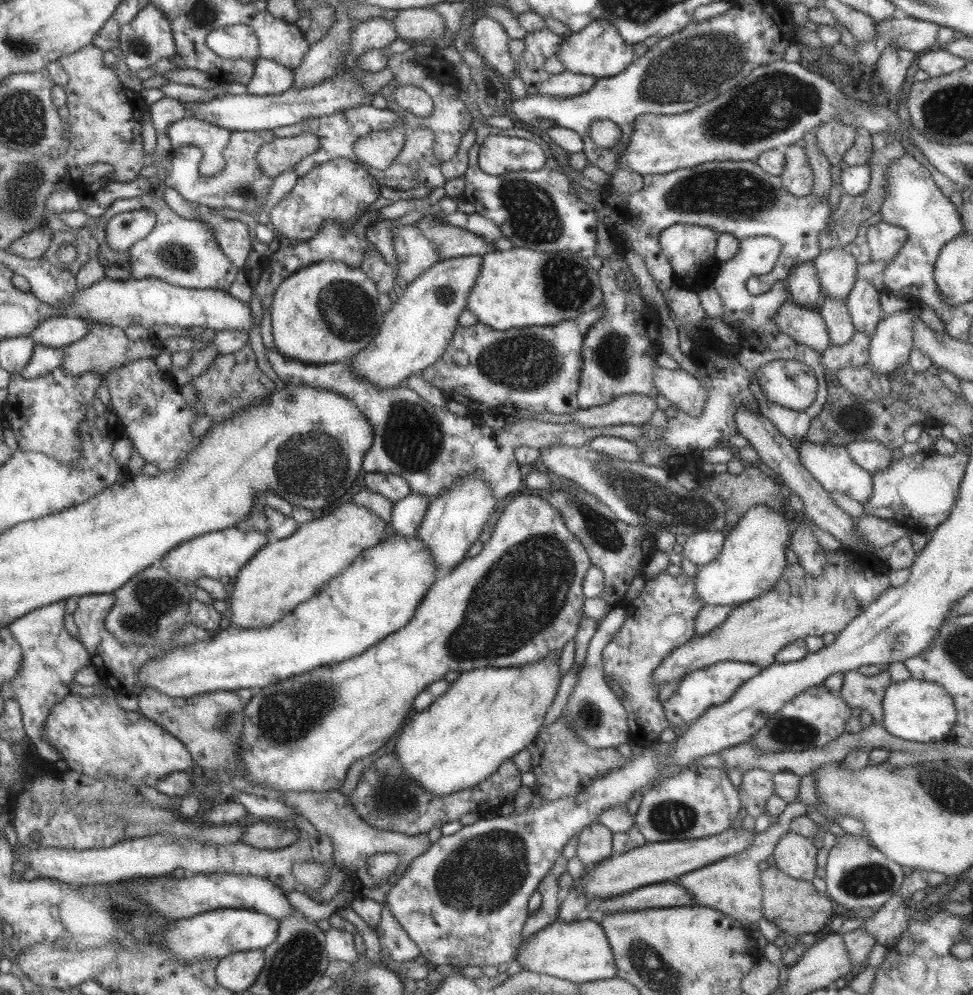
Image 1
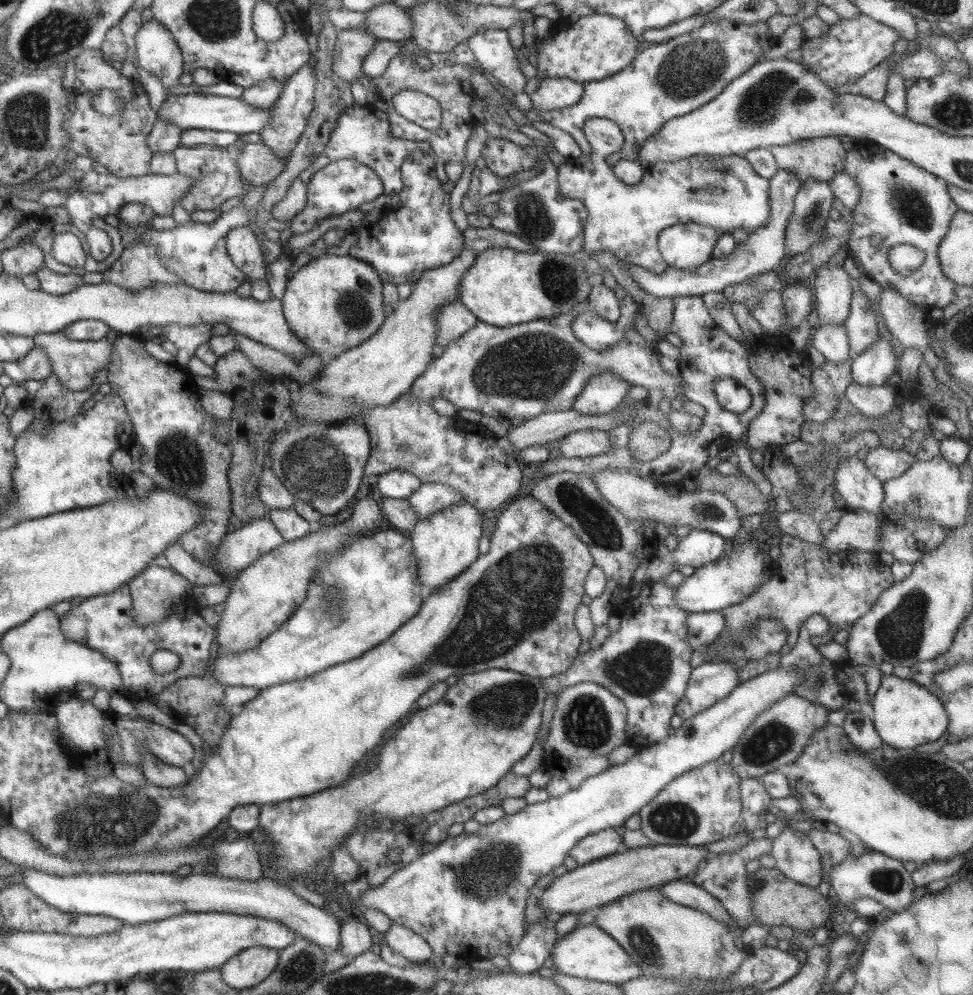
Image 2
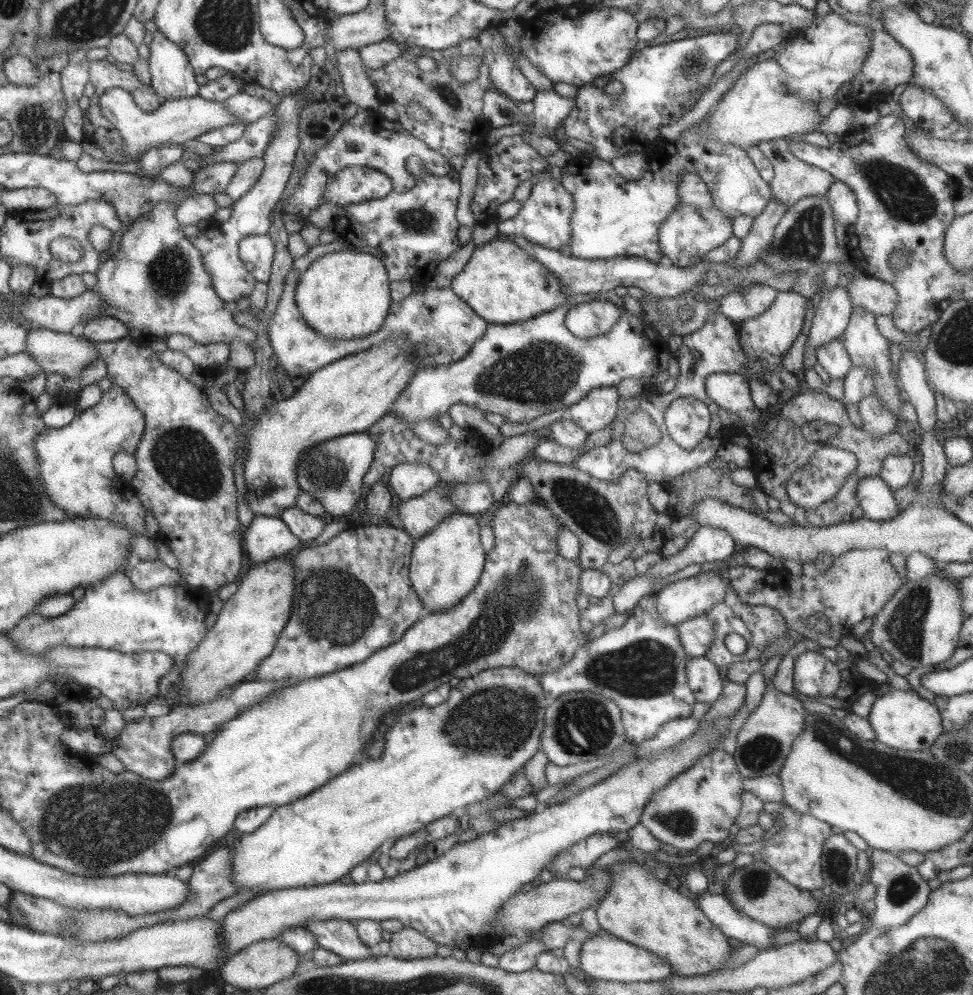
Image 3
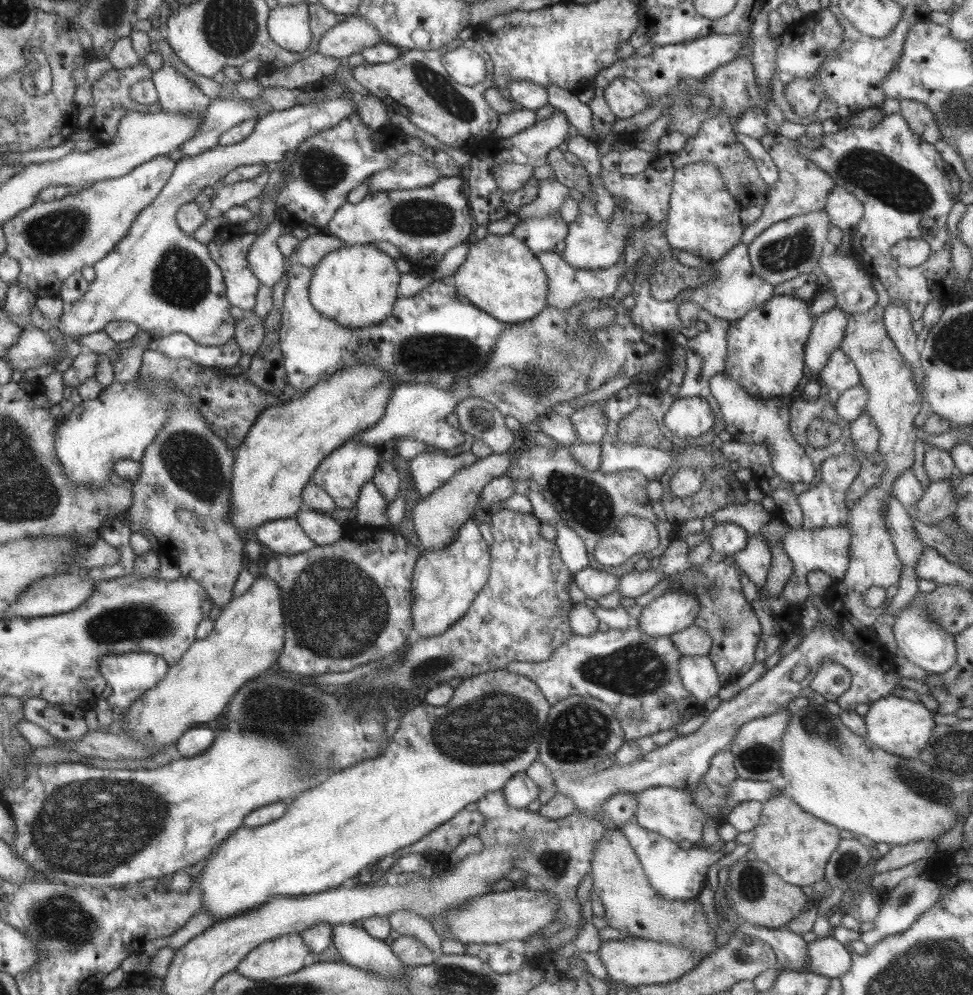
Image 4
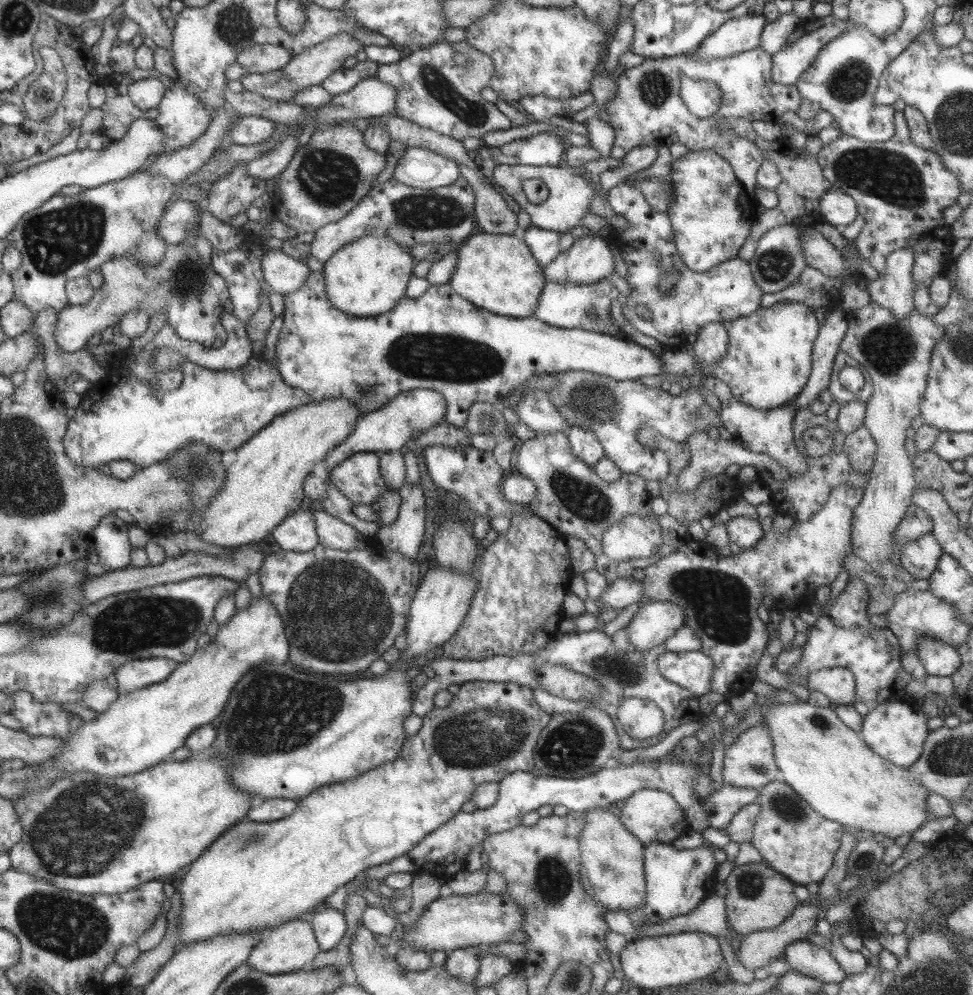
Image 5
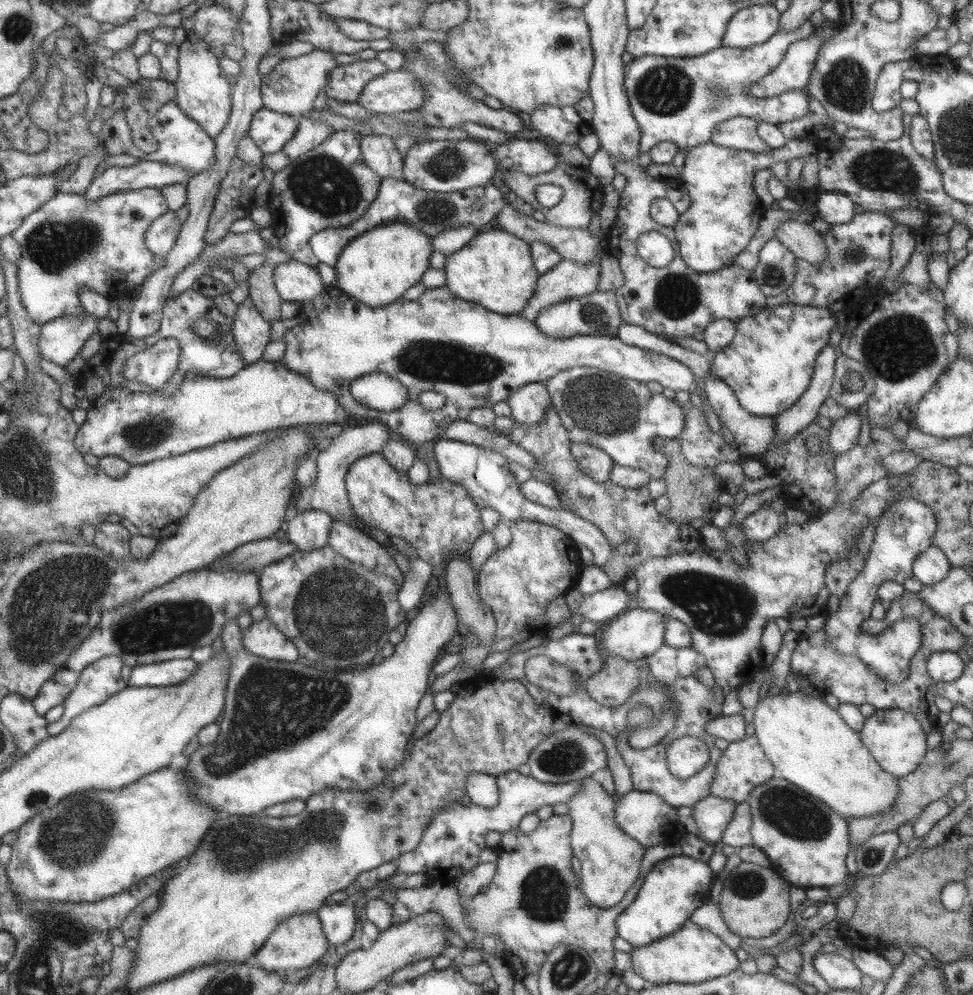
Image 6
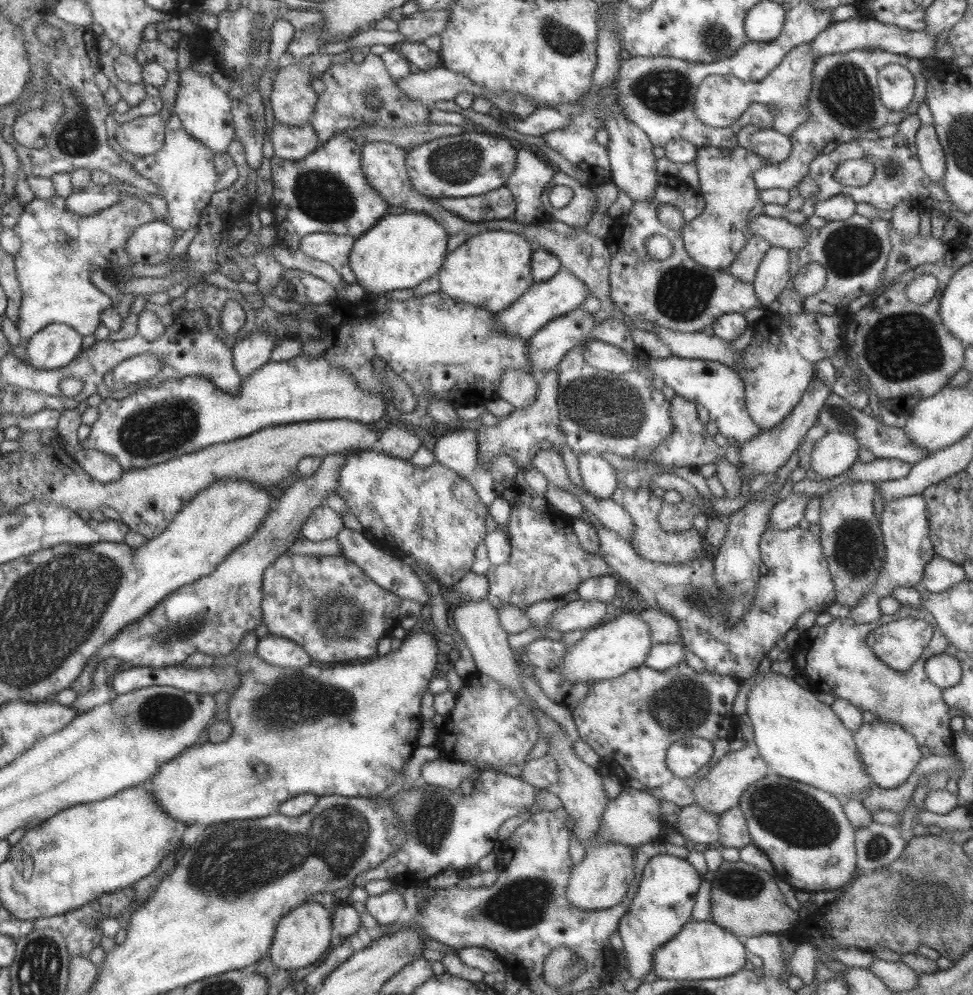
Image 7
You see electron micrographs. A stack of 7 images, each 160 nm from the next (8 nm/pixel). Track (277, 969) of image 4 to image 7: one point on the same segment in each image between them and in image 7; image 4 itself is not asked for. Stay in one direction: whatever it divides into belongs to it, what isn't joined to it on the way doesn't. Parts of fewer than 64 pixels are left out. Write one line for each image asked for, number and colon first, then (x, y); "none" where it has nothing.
5: (290, 946)
6: (297, 942)
7: (301, 936)

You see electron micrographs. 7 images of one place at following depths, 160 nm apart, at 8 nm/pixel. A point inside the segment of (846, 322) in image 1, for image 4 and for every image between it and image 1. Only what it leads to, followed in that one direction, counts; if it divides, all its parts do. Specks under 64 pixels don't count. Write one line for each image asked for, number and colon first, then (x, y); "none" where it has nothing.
2: (831, 340)
3: (832, 357)
4: (839, 373)

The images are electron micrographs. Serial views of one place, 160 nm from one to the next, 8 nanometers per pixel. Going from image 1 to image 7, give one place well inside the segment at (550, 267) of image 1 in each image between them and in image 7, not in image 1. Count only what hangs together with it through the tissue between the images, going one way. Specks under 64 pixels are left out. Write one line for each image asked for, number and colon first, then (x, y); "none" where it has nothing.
2: (503, 287)
3: (501, 283)
4: (500, 275)
5: (497, 272)
6: (495, 270)
7: (490, 270)

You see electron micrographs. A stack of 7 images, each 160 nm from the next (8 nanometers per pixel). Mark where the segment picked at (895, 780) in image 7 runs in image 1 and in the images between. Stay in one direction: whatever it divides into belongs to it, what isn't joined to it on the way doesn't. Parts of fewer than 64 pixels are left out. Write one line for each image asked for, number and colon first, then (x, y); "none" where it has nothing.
1: (918, 710)
2: (906, 714)
3: (901, 719)
4: (902, 727)
5: (895, 729)
6: (896, 740)

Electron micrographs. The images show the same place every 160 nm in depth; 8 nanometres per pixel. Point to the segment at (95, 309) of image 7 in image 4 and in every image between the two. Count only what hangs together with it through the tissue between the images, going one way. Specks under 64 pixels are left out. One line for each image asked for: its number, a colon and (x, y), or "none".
4: (50, 240)
5: (67, 236)
6: (68, 243)

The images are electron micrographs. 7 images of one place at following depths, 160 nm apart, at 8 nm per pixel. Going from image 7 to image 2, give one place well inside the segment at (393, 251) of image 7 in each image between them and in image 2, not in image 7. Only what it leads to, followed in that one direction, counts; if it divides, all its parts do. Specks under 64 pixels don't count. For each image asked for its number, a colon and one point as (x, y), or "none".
2: (332, 303)
3: (344, 295)
4: (355, 286)
5: (366, 277)
6: (375, 268)

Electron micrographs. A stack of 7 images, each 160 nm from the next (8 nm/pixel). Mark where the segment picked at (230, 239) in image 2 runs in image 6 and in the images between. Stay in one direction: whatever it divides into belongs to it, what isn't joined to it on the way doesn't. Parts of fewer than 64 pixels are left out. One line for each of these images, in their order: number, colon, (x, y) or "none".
3: (255, 251)
4: (267, 264)
5: (282, 274)
6: (294, 281)

